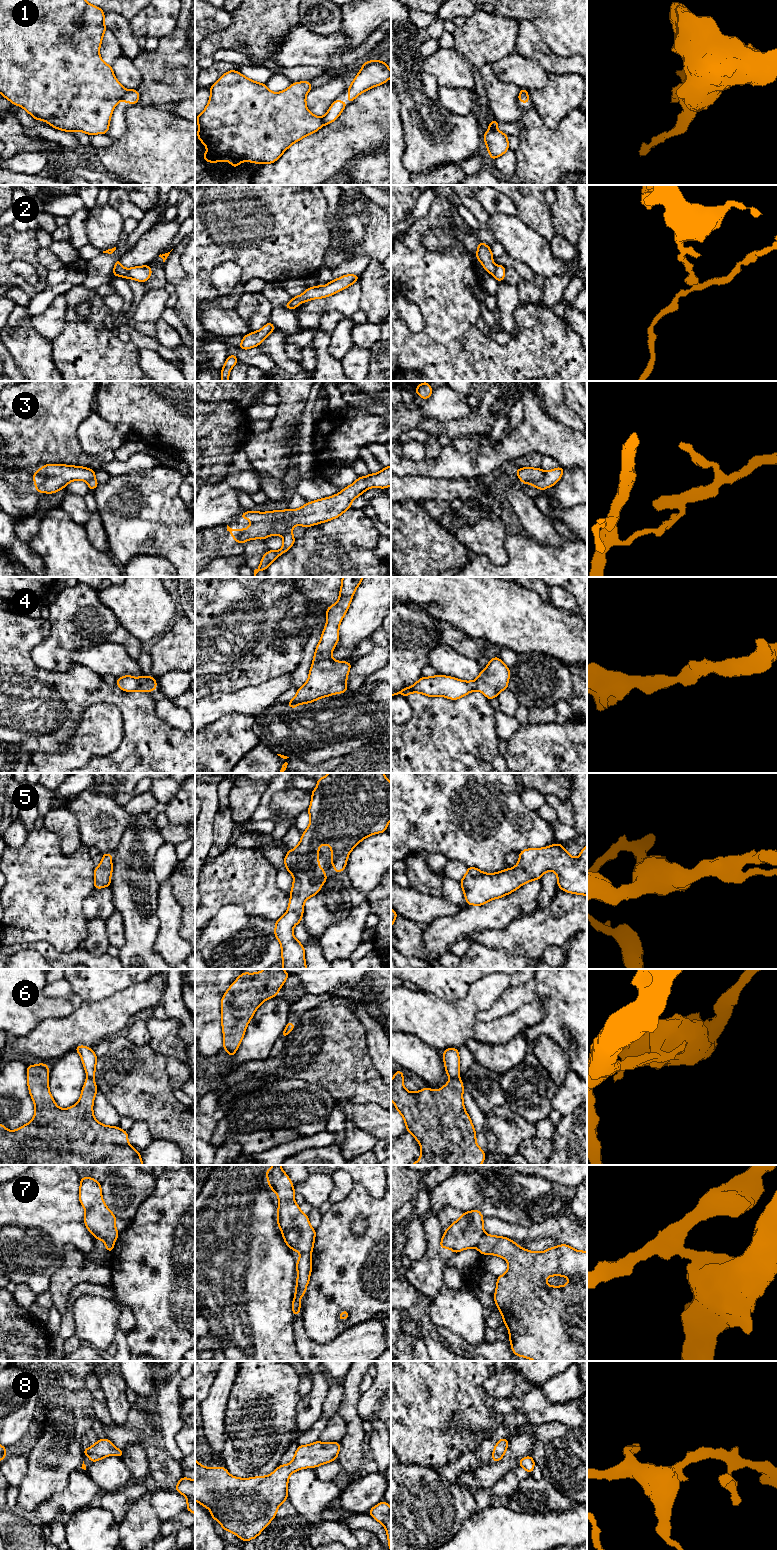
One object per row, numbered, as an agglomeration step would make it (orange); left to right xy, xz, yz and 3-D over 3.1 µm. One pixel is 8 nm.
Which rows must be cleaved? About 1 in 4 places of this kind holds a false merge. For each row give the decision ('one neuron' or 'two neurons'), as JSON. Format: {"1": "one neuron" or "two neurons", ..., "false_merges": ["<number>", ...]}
{"1": "two neurons", "2": "one neuron", "3": "two neurons", "4": "one neuron", "5": "one neuron", "6": "two neurons", "7": "one neuron", "8": "one neuron", "false_merges": ["1", "3", "6"]}

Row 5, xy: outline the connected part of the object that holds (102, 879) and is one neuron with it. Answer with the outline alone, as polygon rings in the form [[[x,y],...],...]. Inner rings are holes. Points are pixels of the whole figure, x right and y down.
[[[102,854],[101,863],[94,869],[94,889],[110,887],[111,874],[113,871],[112,854]]]

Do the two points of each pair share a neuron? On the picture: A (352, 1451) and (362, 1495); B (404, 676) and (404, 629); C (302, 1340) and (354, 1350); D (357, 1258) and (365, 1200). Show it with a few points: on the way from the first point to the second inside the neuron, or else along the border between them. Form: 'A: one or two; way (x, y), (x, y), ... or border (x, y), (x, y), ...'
A: two; border (366, 1473), (348, 1482)
B: one; way (404, 664), (404, 641)
C: one; way (315, 1350), (341, 1350)
D: one; way (371, 1244), (372, 1214)

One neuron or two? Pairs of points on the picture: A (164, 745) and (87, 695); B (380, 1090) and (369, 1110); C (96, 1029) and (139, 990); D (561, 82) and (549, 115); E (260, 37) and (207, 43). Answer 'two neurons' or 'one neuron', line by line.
A: one neuron
B: two neurons
C: one neuron
D: one neuron
E: one neuron

